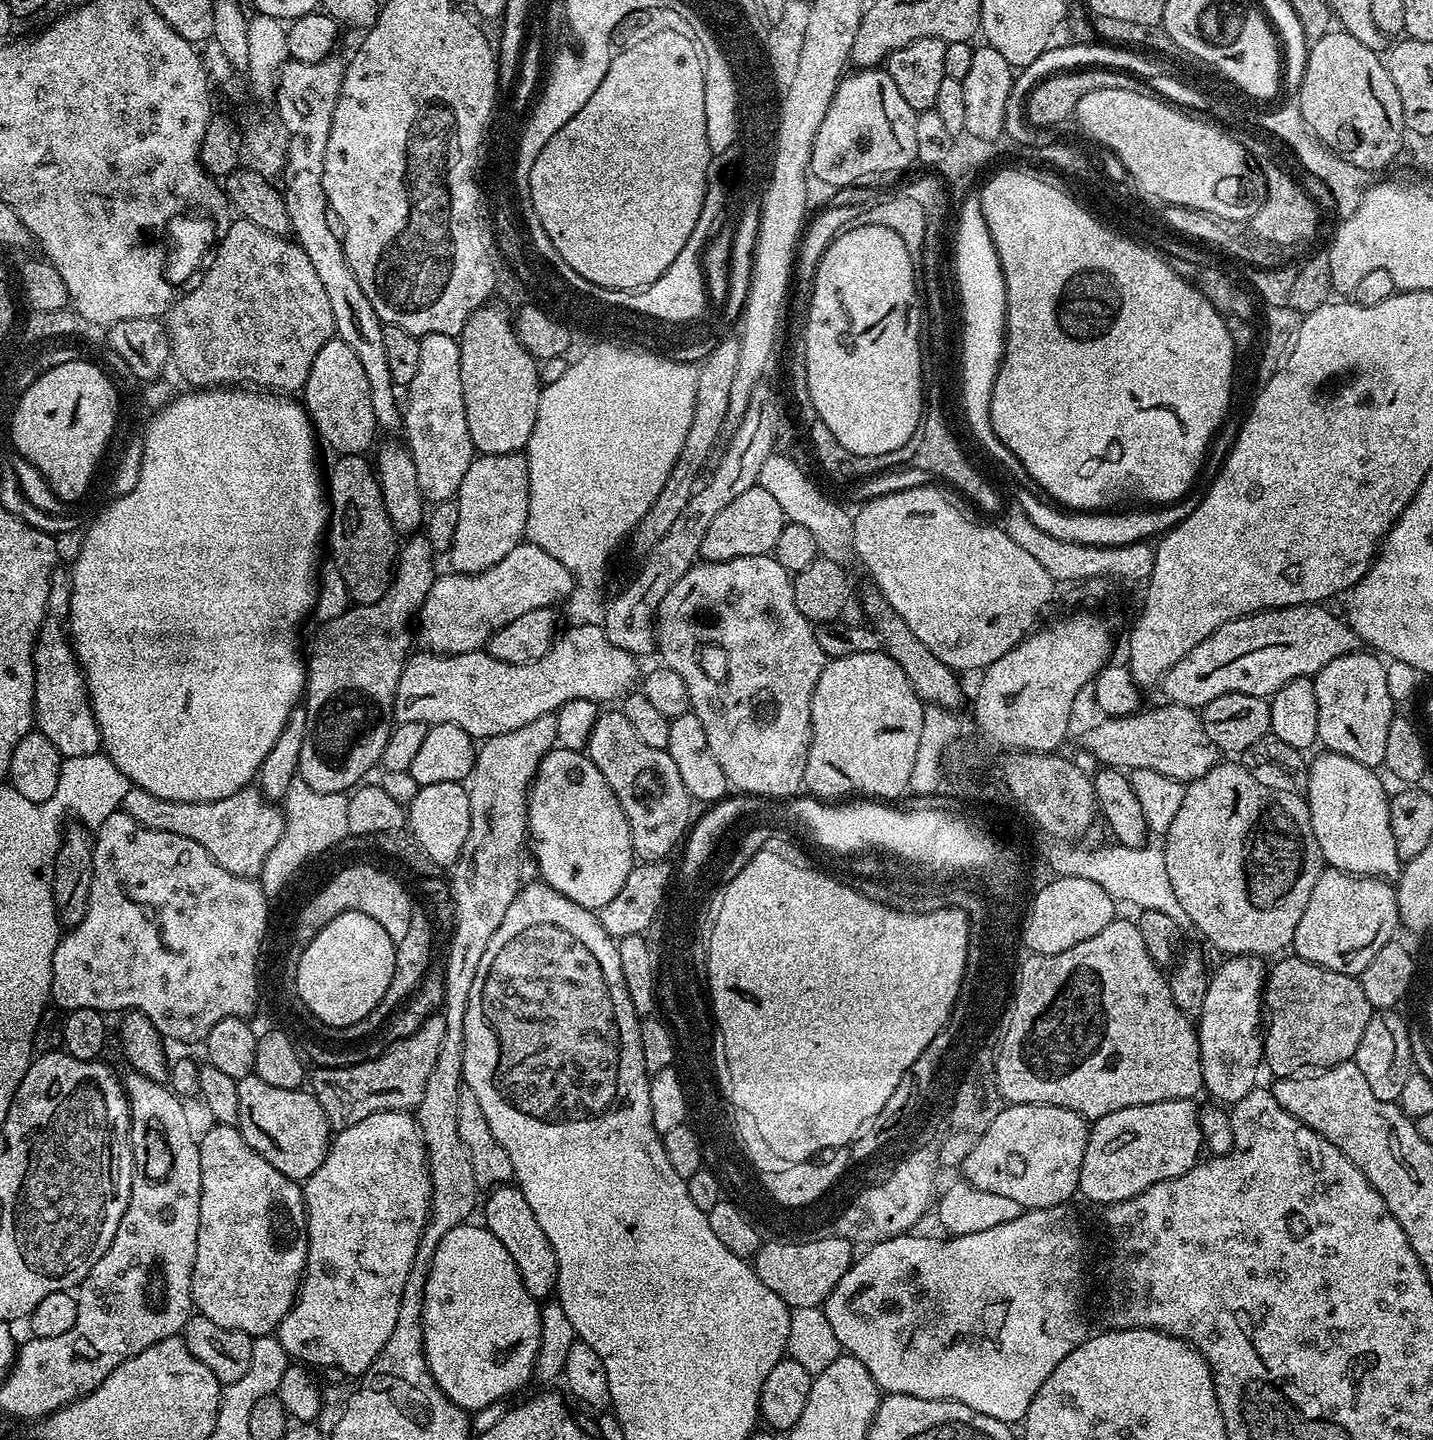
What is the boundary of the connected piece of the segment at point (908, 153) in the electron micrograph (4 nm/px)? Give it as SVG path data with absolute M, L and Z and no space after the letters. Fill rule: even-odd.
M875 67L849 71L837 86L834 98L827 101L822 126L816 128L811 175L835 190L867 181L867 176L879 172L895 174L903 167L915 165L915 121L916 113L910 102L902 98L894 78L886 70Z

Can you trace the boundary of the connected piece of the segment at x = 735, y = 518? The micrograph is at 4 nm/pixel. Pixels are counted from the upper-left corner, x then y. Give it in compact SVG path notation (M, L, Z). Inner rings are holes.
M759 486L738 494L730 506L726 506L710 522L706 529L706 538L702 538L701 557L705 561L733 560L747 556L766 556L775 549L778 534L785 526L784 511L778 501L768 491Z

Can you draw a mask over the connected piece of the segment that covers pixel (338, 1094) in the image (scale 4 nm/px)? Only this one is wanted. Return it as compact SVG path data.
M443 1015L428 1016L426 1022L414 1030L414 1034L395 1041L373 1060L348 1067L317 1067L316 1073L310 1076L310 1091L322 1106L329 1125L339 1130L354 1126L354 1122L362 1122L362 1118L370 1118L370 1114L415 1110L422 1102L422 1094L426 1094L430 1070L434 1070L434 1062L438 1062L442 1038L446 1038Z

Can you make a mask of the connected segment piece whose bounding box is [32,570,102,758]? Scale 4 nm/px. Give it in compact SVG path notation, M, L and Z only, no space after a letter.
M63 570L53 572L50 578L50 598L46 598L46 614L40 627L40 633L34 646L32 661L34 662L34 728L41 732L60 751L61 757L83 758L86 754L101 751L98 722L92 713L92 703L88 700L88 685L84 682L84 671L76 660L70 643L68 611L70 610L70 594L72 581L69 573Z

